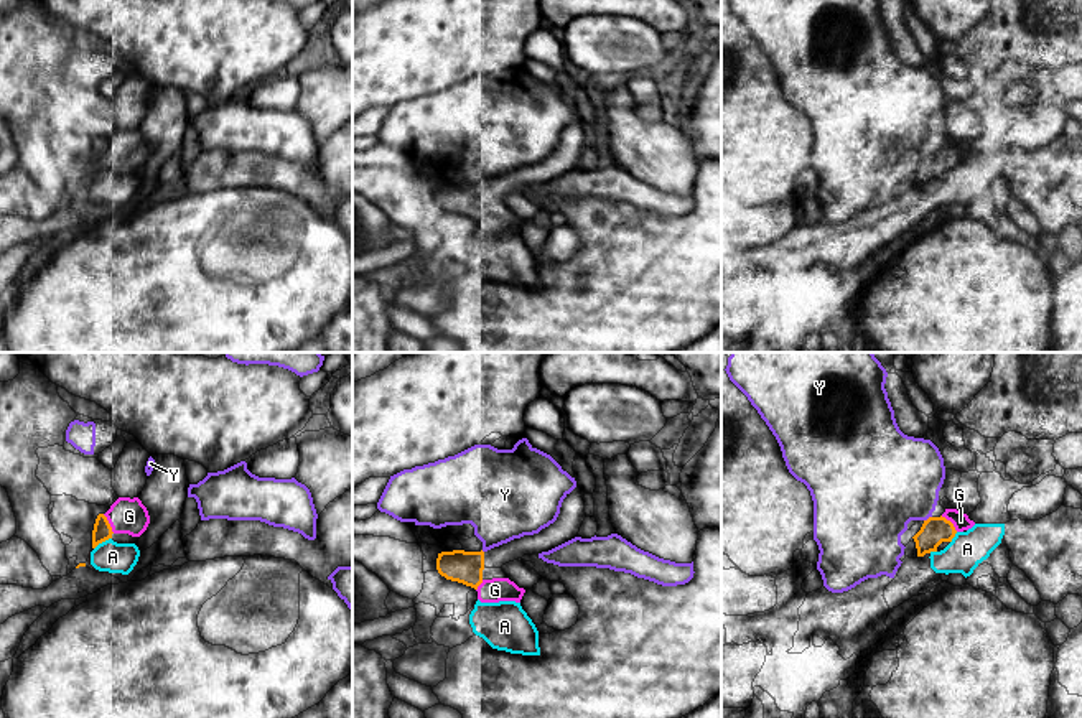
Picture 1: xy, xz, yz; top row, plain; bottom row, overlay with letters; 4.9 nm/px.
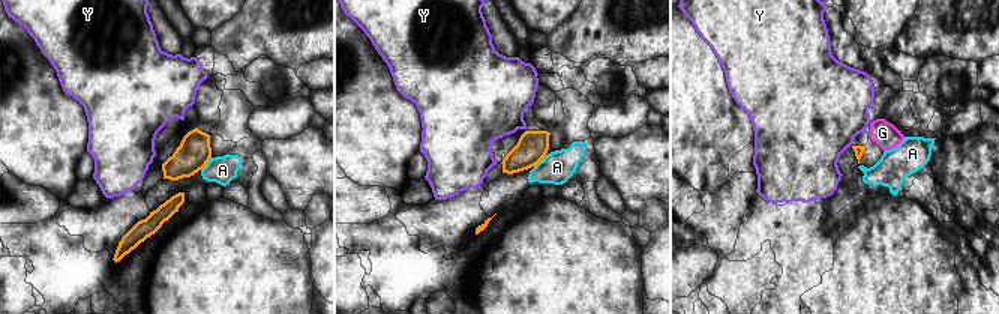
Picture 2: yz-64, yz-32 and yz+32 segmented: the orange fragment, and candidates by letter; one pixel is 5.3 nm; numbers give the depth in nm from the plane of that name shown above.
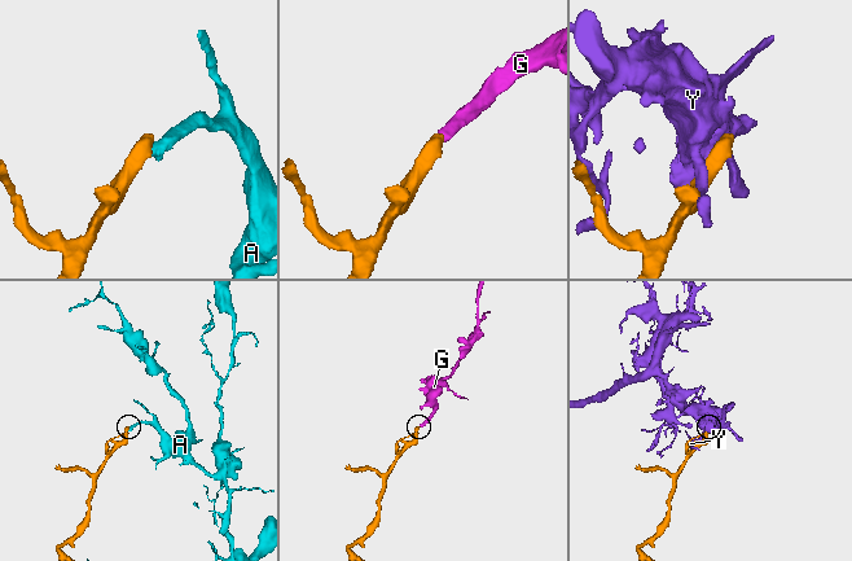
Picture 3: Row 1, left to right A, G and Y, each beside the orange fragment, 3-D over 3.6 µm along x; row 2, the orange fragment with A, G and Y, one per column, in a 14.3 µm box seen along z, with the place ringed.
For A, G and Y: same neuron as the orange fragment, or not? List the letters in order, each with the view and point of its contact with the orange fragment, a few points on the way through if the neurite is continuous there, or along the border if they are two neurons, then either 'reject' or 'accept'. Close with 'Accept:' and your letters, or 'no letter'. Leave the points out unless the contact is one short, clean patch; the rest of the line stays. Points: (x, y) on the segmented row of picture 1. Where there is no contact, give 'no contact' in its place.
A: xy (102, 540) | reject
G: xy (109, 524) | accept
Y: yz (929, 517) | reject
Accept: G

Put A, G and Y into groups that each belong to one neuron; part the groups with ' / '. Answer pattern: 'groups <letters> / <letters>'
groups A / G / Y

